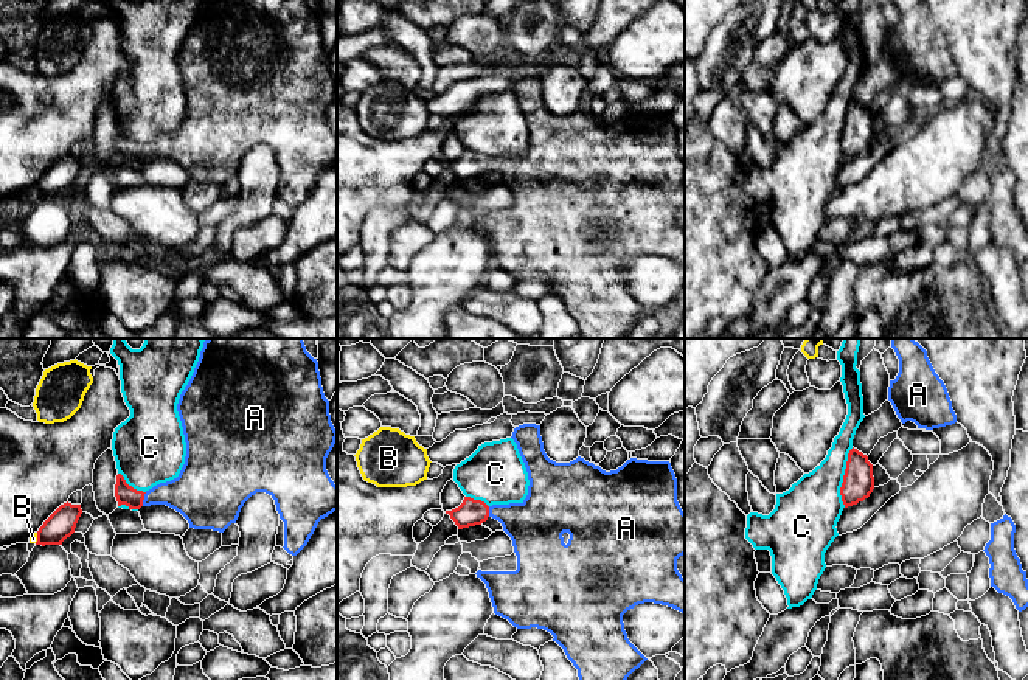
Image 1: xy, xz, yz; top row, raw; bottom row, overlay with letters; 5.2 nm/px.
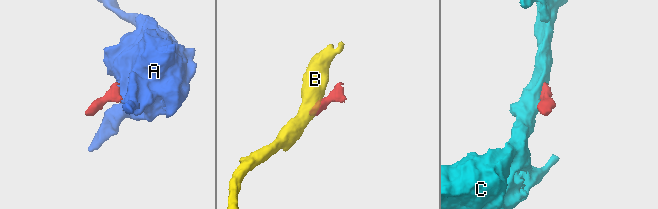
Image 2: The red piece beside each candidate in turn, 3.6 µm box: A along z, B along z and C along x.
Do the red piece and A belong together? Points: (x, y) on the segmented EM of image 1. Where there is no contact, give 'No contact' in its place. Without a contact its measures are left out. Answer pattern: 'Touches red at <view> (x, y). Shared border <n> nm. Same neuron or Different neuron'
Touches red at xy (143, 499). Shared border 80 nm. Same neuron

